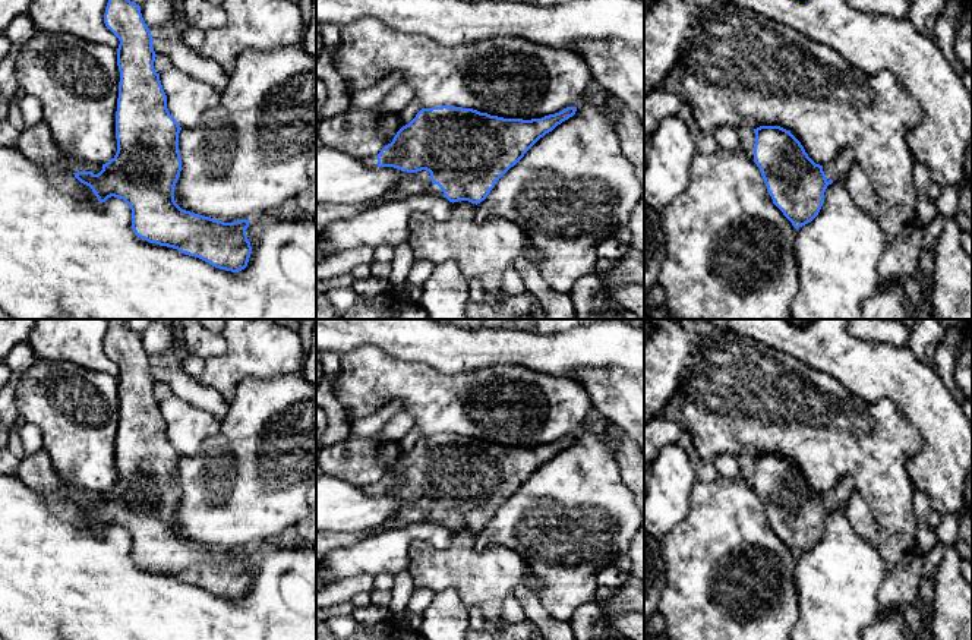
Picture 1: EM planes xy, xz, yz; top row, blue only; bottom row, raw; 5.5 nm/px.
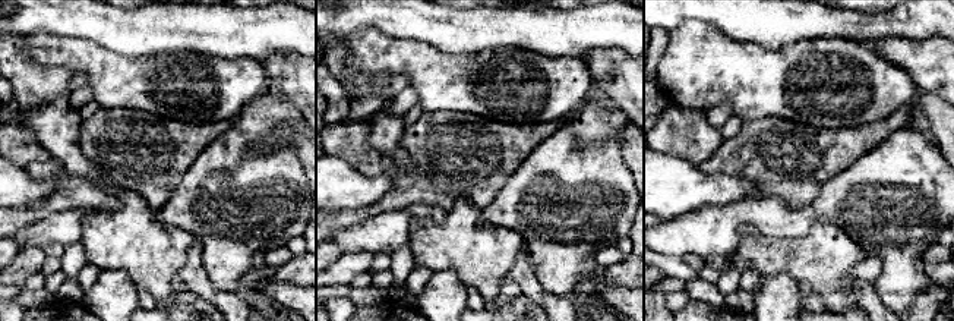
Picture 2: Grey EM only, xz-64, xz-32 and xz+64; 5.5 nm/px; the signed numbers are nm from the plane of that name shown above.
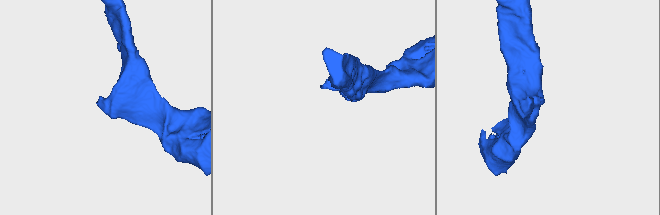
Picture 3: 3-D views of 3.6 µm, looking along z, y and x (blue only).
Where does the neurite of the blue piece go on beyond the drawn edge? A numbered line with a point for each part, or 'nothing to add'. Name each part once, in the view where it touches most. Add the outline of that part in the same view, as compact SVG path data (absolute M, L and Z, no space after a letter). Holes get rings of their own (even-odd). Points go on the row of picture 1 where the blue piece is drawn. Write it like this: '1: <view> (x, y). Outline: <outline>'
1: xz (412, 183). Outline: M422 170L417 173L401 171L400 183L394 189L388 190L379 201L363 202L359 205L335 205L335 204L329 204L329 202L328 204L316 204L316 237L319 237L329 224L335 224L340 220L348 220L378 202L401 201L401 199L405 199L407 196L413 196L413 195L444 196L444 192L438 185L432 183L430 173L426 170Z

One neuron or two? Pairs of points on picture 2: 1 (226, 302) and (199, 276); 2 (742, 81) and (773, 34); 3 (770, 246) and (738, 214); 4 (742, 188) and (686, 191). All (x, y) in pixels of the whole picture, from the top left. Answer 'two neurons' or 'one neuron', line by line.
1: one neuron
2: two neurons
3: two neurons
4: one neuron

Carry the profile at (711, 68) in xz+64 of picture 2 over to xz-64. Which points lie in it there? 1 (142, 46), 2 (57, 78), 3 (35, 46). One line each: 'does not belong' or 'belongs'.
1: does not belong
2: does not belong
3: belongs

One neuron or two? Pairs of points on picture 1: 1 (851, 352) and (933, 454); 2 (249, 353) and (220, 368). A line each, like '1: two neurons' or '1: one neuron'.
1: one neuron
2: one neuron

